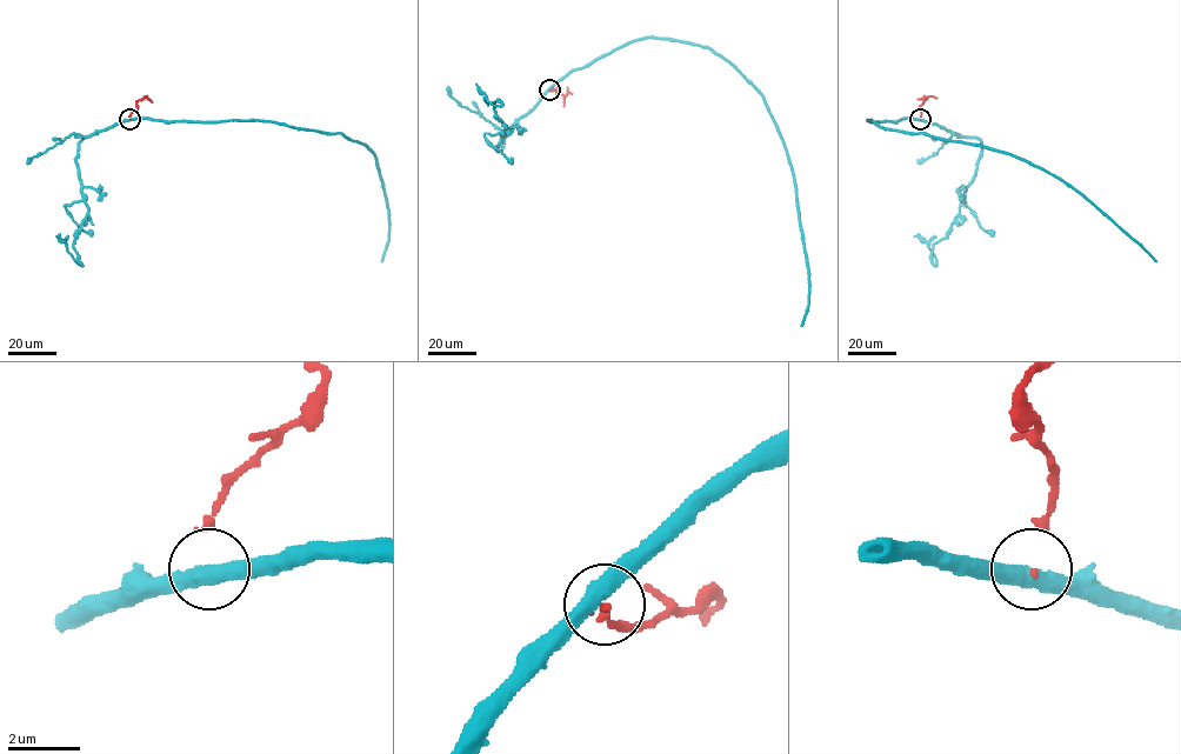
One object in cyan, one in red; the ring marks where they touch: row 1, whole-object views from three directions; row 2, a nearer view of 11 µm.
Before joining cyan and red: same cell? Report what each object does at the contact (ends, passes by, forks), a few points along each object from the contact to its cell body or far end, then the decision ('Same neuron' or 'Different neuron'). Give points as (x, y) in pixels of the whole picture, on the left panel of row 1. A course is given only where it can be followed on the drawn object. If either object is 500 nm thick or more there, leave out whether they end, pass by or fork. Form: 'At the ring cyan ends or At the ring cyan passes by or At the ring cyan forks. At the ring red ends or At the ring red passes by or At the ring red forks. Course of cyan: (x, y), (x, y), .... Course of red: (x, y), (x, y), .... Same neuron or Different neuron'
At the ring cyan passes by. At the ring red ends. Course of cyan: (129, 119), (267, 120), (340, 133), (366, 146), (375, 157), (388, 215), (388, 241), (381, 261). Course of red: (129, 119), (137, 101), (147, 99). Different neuron

